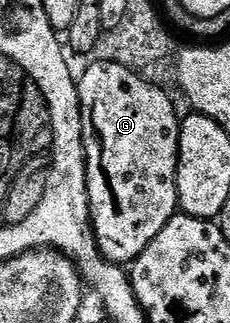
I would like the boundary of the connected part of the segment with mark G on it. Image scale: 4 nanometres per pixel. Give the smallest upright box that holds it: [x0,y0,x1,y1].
[78,62,181,266]

